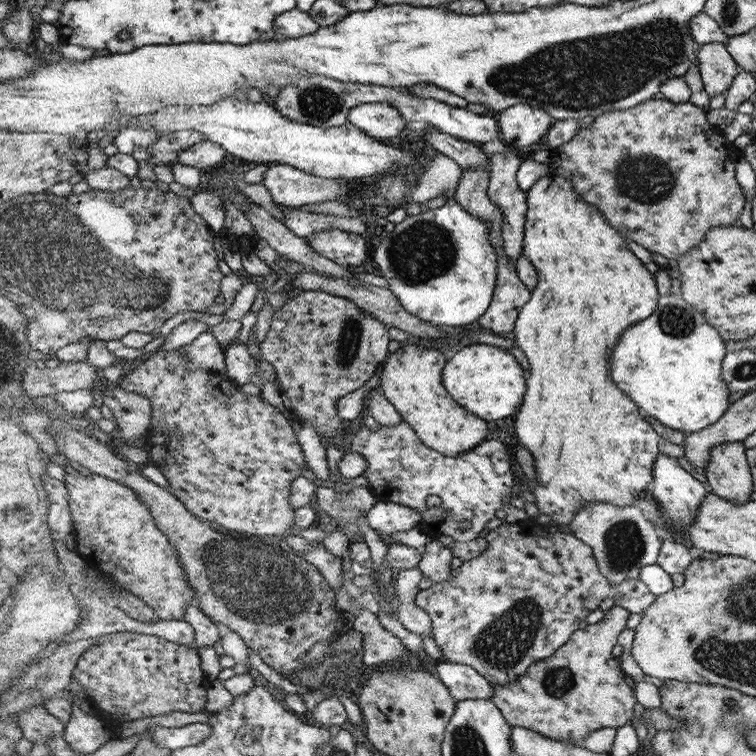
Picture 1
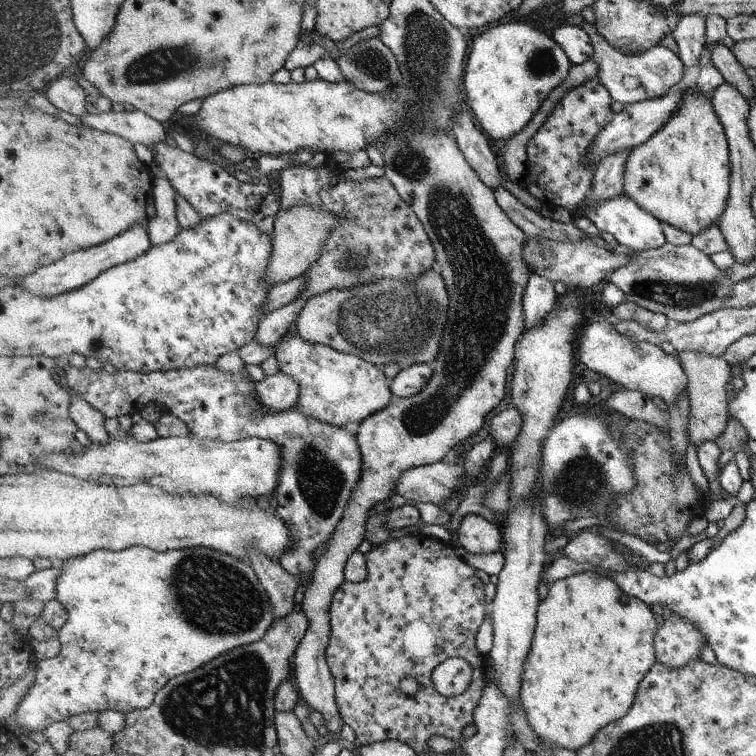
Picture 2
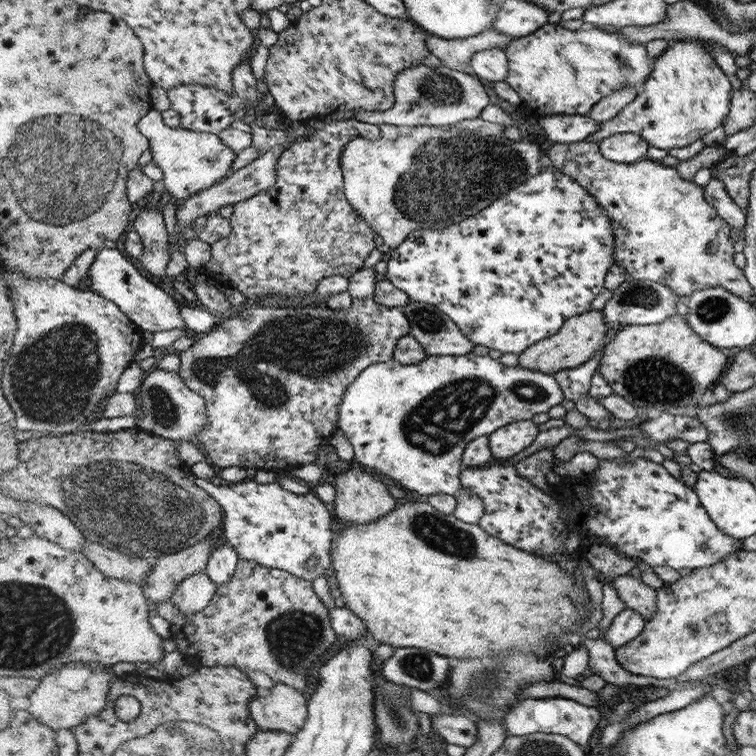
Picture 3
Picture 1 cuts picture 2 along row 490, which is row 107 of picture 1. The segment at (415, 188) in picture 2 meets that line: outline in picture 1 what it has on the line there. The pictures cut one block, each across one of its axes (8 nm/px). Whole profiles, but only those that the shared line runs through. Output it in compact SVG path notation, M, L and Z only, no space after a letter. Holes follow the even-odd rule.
M383 102L362 103L351 108L347 121L364 133L387 141L398 141L408 135L408 120L399 109Z

